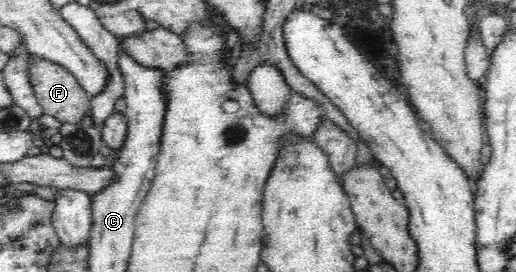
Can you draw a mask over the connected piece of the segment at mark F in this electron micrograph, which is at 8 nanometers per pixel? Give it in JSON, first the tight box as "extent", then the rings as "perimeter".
{"extent":[28,56,90,123],"perimeter":[[[31,56],[33,56],[33,61],[29,61],[28,65],[29,83],[43,114],[52,115],[63,123],[76,122],[85,112],[89,112],[90,98],[88,93],[65,66],[39,56]]]}

